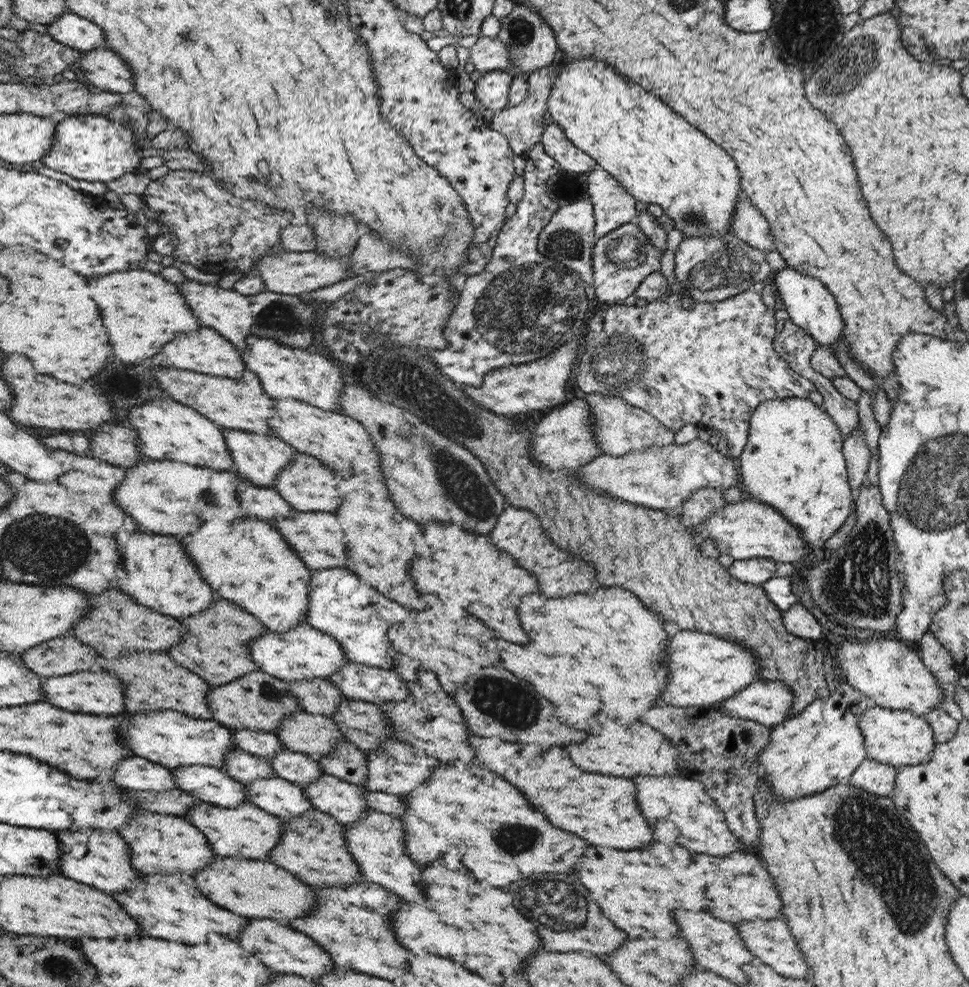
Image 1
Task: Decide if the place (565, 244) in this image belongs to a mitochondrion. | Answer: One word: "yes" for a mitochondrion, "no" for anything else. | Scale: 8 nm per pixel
yes

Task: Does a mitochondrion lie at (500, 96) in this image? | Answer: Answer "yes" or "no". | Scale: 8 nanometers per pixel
no

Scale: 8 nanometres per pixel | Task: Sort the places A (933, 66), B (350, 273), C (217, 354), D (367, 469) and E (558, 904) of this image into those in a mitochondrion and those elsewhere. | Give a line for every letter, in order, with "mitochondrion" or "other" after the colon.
A: other
B: other
C: other
D: other
E: mitochondrion

